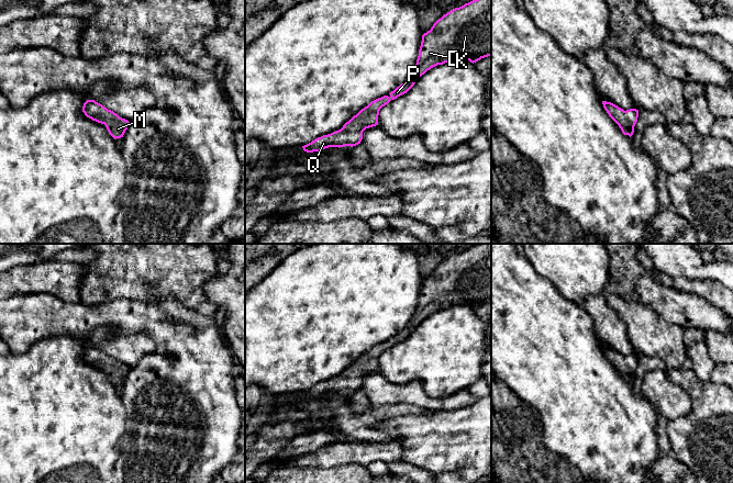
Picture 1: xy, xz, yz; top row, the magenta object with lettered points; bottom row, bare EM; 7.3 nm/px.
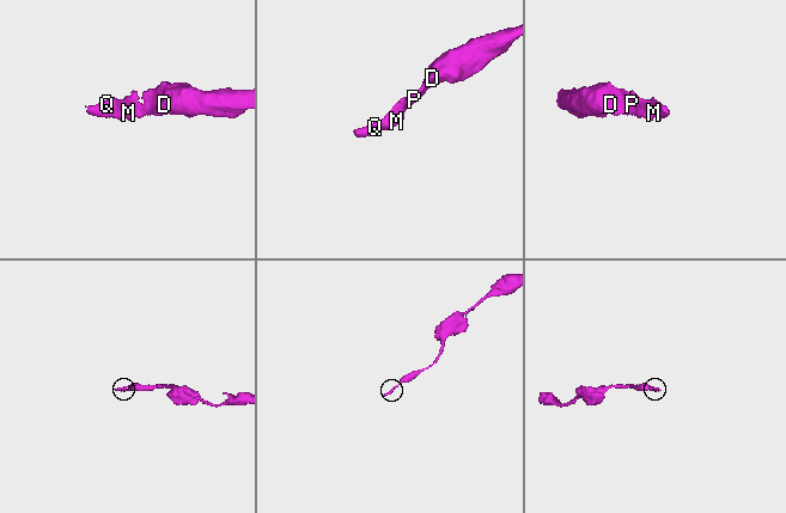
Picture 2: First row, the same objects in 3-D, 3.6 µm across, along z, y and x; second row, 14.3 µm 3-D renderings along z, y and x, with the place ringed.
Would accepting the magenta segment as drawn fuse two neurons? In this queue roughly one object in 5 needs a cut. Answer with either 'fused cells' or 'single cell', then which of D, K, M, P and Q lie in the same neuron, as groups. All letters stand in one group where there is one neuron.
single cell | D K M P Q

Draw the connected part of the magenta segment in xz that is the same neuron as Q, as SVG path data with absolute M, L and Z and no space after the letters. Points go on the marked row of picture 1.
M473 0L444 14L422 35L414 68L389 97L371 101L341 130L315 138L302 146L303 150L313 153L329 147L360 144L363 132L378 125L380 109L407 93L427 70L456 59L474 64L488 56L491 56L491 0Z

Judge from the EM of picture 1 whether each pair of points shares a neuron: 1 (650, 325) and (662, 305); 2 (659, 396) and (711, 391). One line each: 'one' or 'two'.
1: two
2: two

